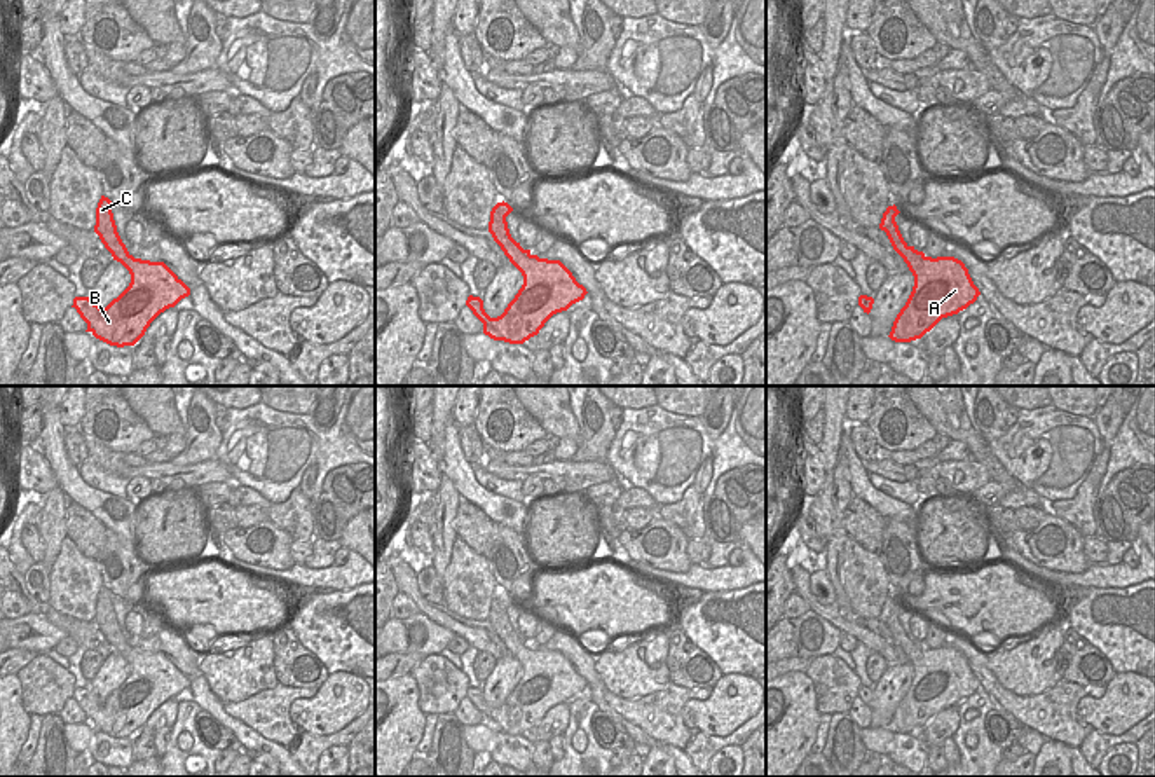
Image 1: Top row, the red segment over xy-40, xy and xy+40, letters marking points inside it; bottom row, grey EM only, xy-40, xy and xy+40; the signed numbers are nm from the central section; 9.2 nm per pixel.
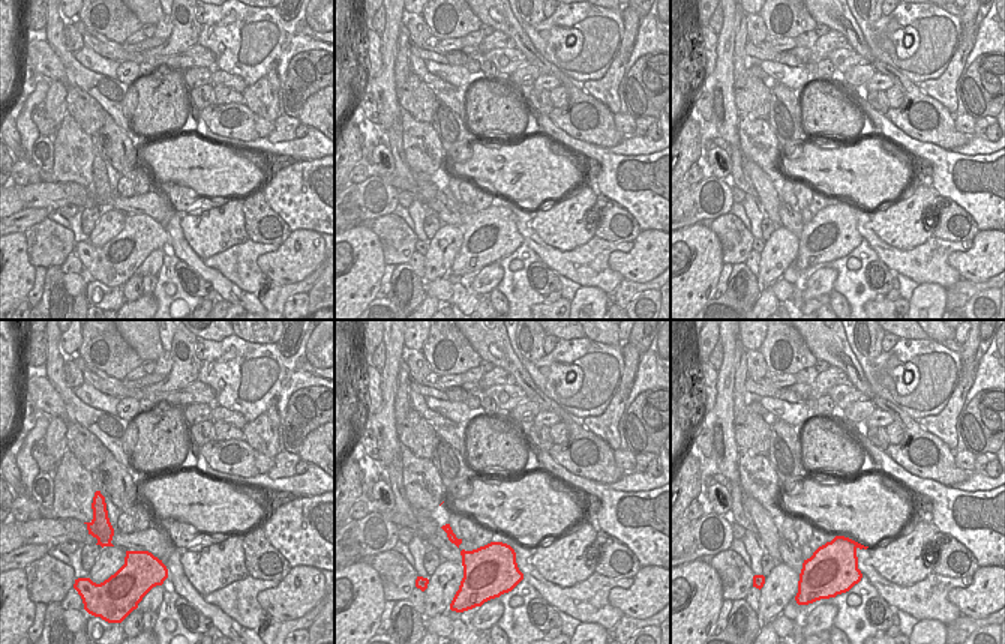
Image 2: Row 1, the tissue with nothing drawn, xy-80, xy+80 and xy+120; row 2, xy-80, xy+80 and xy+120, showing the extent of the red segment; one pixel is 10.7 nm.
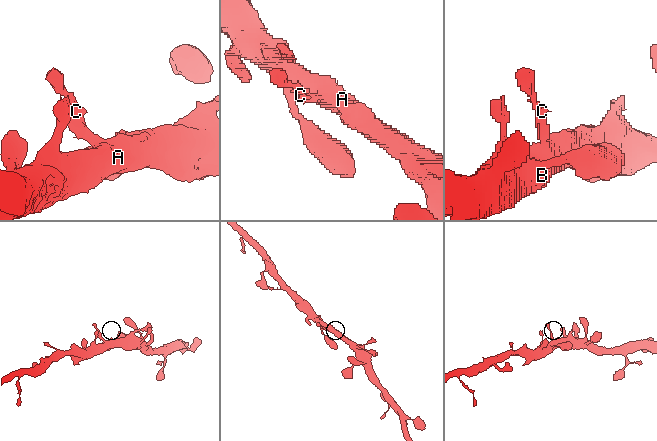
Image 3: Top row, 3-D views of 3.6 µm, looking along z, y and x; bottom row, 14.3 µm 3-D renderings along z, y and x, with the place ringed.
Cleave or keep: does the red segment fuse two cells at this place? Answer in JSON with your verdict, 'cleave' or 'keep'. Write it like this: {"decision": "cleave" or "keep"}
{"decision": "keep"}

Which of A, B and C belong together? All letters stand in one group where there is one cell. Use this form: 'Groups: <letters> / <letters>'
Groups: A B C

